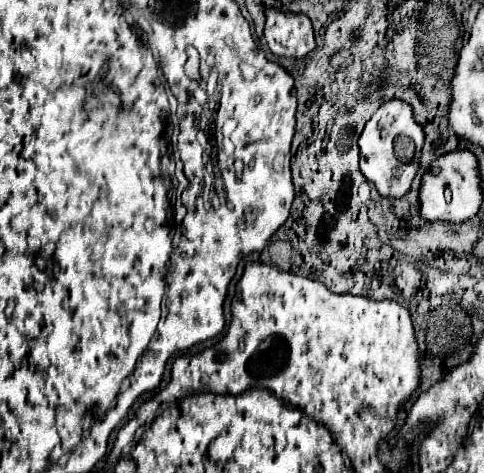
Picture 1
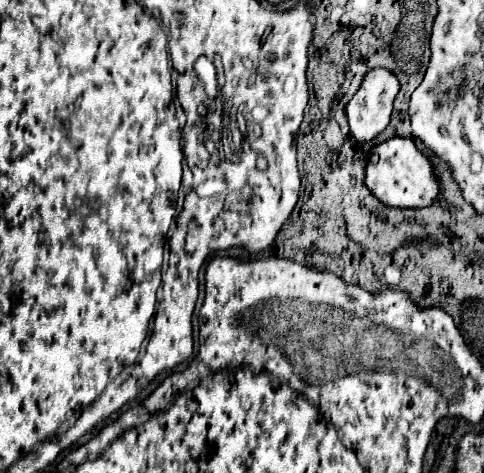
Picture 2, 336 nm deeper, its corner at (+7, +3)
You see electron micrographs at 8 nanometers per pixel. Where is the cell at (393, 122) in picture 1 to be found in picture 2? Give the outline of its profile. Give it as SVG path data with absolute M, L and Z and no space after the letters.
M374 68L374 70L370 70L366 74L360 90L348 102L348 108L346 108L348 122L350 122L350 134L354 136L356 142L360 142L360 144L372 142L382 130L388 128L390 114L392 114L392 104L394 104L396 94L398 94L398 80L396 80L396 76L390 70Z

